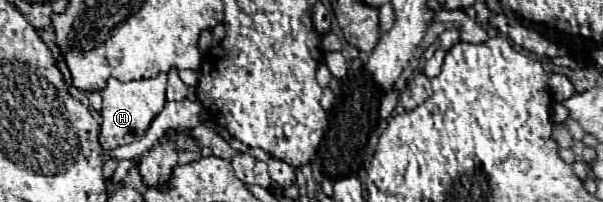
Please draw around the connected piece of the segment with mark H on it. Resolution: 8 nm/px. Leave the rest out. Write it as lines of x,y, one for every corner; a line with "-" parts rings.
160,73
152,79
138,79
138,81
128,81
128,83
110,77
106,89
102,89
104,105
102,105
100,145
104,149
116,149
120,145
128,145
128,143
138,141
144,135
144,131
150,127
152,119
164,109
166,87
168,87
166,73

